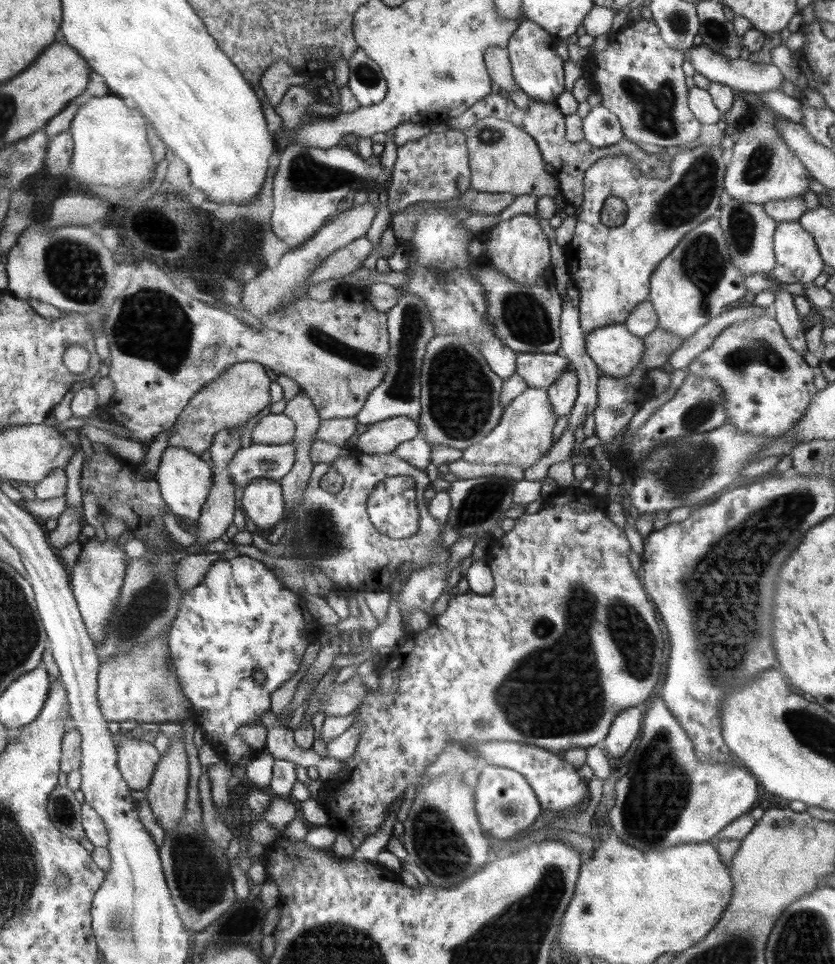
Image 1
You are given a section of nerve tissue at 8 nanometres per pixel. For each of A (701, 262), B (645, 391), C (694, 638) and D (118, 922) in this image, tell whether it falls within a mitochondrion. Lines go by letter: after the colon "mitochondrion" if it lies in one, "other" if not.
A: mitochondrion
B: other
C: other
D: mitochondrion

